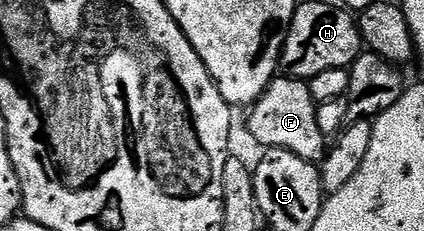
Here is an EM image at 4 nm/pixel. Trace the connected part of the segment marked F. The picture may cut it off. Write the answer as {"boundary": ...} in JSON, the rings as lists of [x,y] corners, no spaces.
{"boundary":[[[287,74],[277,75],[260,99],[251,105],[248,132],[258,143],[264,144],[265,149],[285,148],[298,154],[298,158],[319,162],[326,151],[326,137],[318,126],[317,107],[318,103],[305,81]]]}

